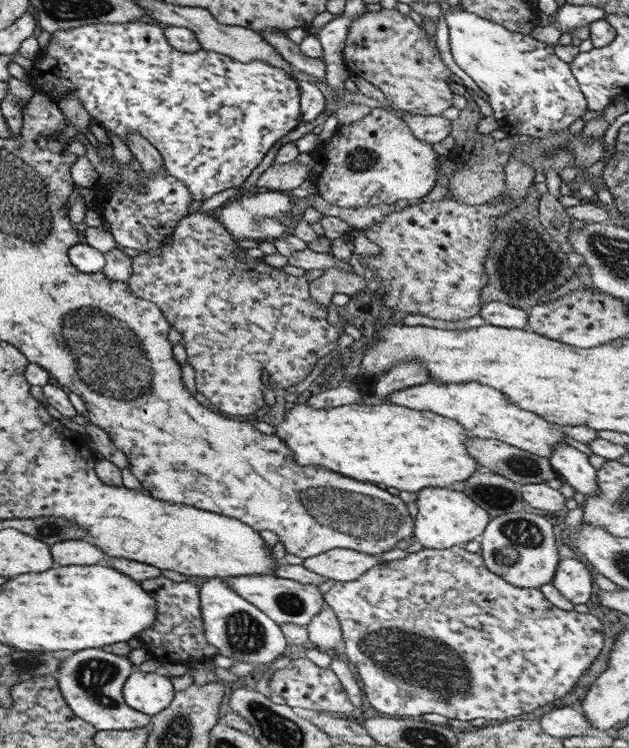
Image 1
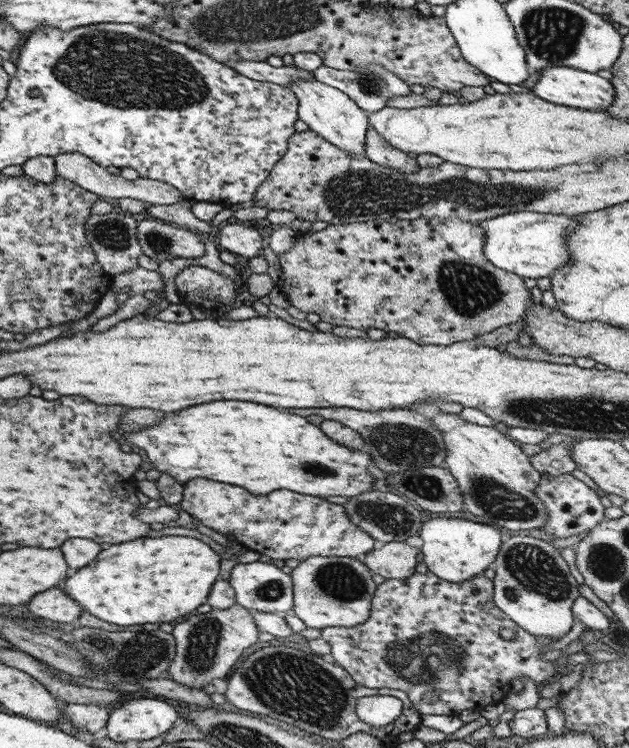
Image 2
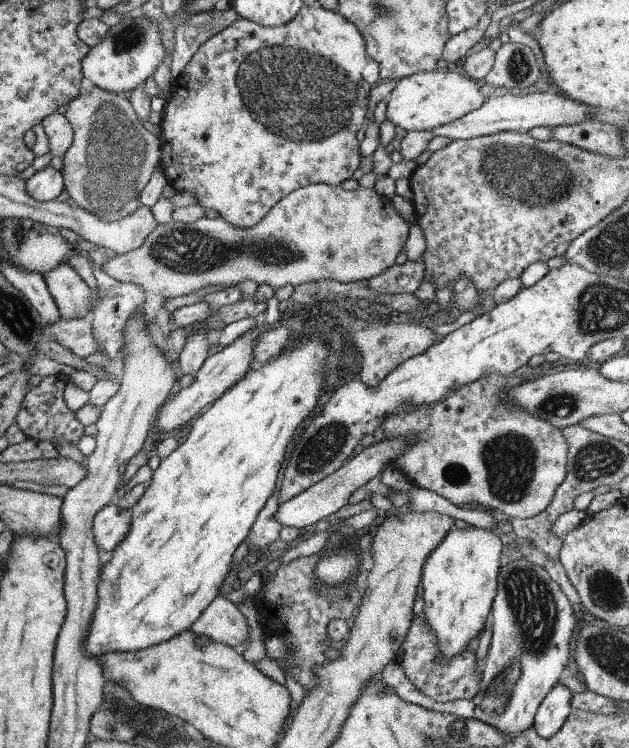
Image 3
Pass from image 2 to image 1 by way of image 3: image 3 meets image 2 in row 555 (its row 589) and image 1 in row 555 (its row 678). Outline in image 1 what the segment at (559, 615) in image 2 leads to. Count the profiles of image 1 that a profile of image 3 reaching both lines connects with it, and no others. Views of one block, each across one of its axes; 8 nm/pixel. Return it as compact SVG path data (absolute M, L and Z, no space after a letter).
M523 510L501 514L501 516L490 519L480 535L481 536L477 539L481 545L478 553L482 556L483 566L485 566L489 572L496 574L505 580L505 582L517 588L538 589L540 586L543 586L543 584L552 581L553 573L556 571L561 557L557 552L558 547L555 546L551 524L544 517Z

